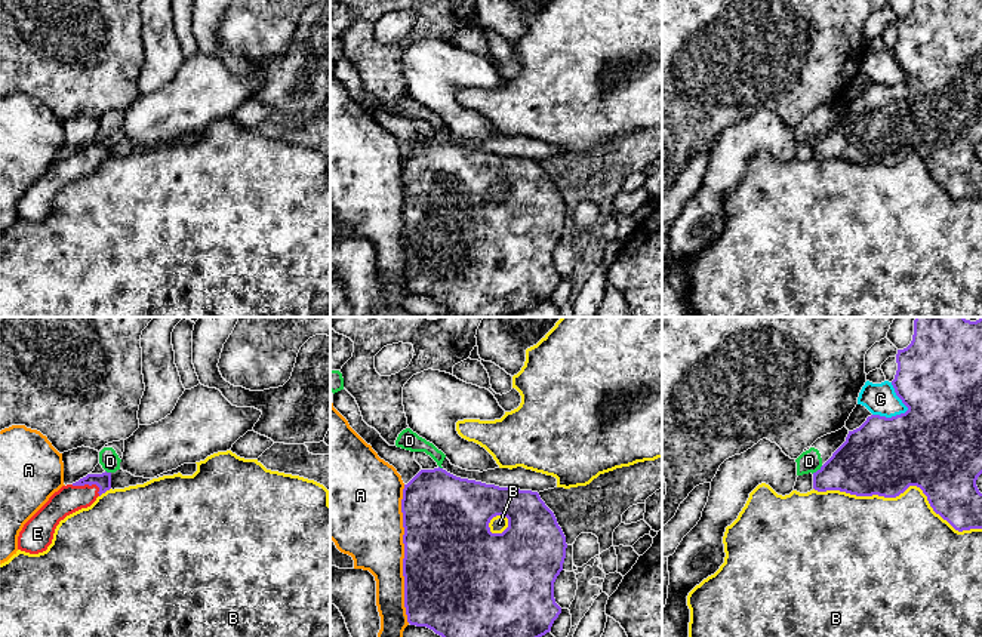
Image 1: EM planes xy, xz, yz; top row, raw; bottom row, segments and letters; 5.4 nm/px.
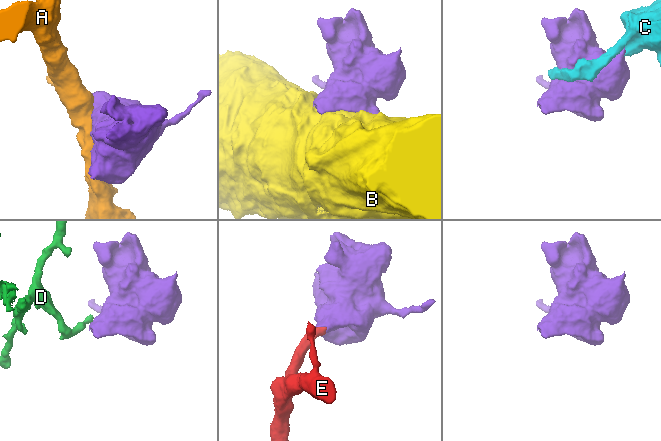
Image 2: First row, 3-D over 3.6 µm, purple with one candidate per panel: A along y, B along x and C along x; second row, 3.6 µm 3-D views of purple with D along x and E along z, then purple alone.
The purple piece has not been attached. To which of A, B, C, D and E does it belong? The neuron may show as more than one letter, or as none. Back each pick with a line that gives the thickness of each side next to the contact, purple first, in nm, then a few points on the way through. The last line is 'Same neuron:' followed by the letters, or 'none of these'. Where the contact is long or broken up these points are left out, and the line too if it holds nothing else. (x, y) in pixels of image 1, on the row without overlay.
E: calibres 80 and 150 nm; way xy (102, 148), (89, 153), (79, 163), (68, 168)
Same neuron: E

